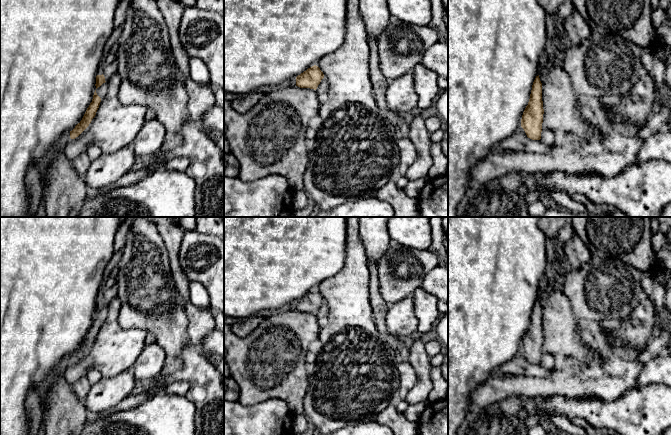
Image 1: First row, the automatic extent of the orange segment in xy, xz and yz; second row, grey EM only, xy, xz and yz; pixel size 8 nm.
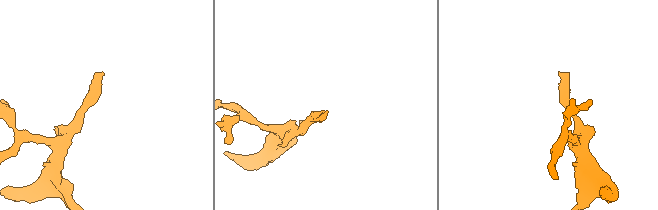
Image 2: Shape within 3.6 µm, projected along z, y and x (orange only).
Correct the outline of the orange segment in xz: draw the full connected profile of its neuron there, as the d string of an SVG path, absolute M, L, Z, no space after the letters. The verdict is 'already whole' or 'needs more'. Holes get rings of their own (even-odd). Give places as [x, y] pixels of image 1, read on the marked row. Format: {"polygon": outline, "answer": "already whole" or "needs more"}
{"polygon": "M314 65L296 77L296 86L316 90L323 78L323 72Z", "answer": "already whole"}

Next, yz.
{"polygon": "M538 75L533 82L530 99L521 119L521 127L528 138L541 139L543 114L542 83Z", "answer": "already whole"}

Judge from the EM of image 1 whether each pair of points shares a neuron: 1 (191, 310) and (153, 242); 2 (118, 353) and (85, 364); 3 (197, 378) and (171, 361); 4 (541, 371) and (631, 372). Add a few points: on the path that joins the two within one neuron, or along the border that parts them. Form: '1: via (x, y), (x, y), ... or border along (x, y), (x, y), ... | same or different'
1: border along (166, 250), (171, 277), (181, 294) | different
2: via (110, 354), (101, 355), (93, 359) | same
3: border along (187, 344), (181, 354), (182, 366), (163, 382) | different
4: border along (553, 371), (544, 377), (529, 377) | different

